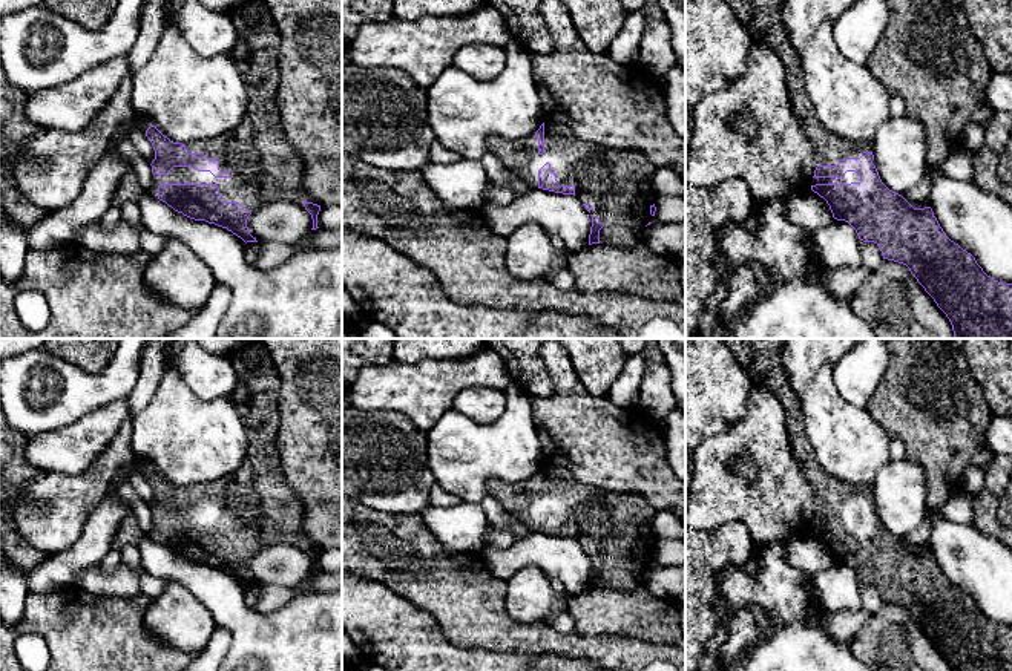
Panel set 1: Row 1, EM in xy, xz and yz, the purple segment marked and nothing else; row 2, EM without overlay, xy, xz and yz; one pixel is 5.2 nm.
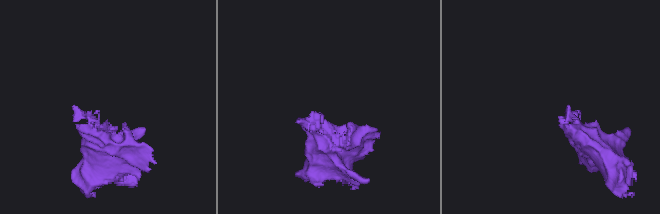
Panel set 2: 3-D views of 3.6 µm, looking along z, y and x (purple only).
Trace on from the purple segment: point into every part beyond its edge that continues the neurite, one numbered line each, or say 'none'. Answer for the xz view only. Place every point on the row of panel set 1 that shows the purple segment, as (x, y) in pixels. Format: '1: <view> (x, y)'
1: xz (618, 184)

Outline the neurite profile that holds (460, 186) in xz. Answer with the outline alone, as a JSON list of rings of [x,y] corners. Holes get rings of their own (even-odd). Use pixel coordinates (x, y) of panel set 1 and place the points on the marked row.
[[[480,159],[432,164],[420,170],[426,185],[448,210],[480,211],[485,205],[486,172]]]

